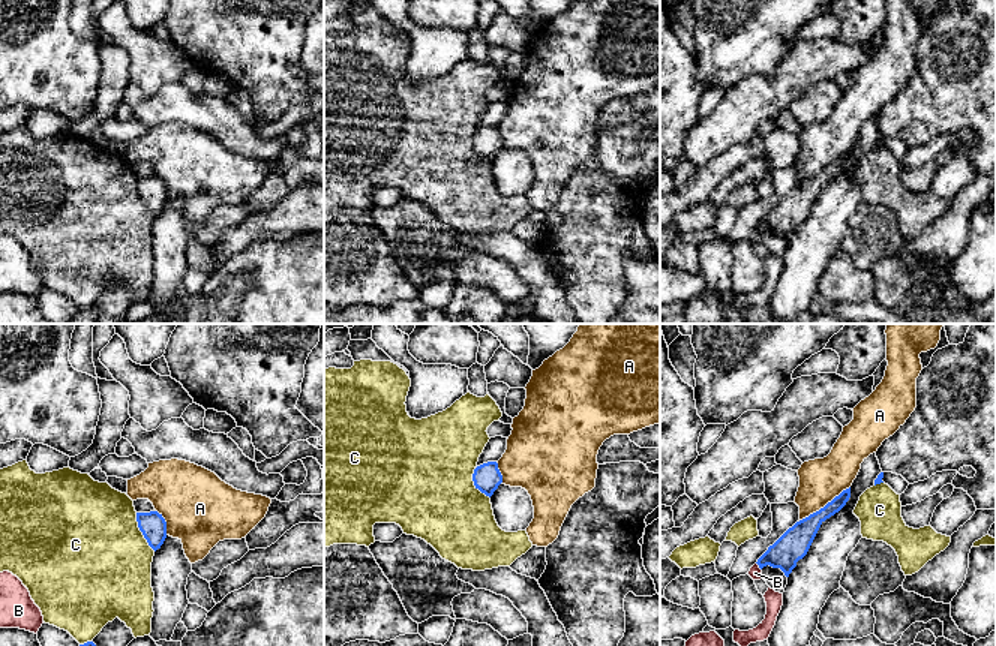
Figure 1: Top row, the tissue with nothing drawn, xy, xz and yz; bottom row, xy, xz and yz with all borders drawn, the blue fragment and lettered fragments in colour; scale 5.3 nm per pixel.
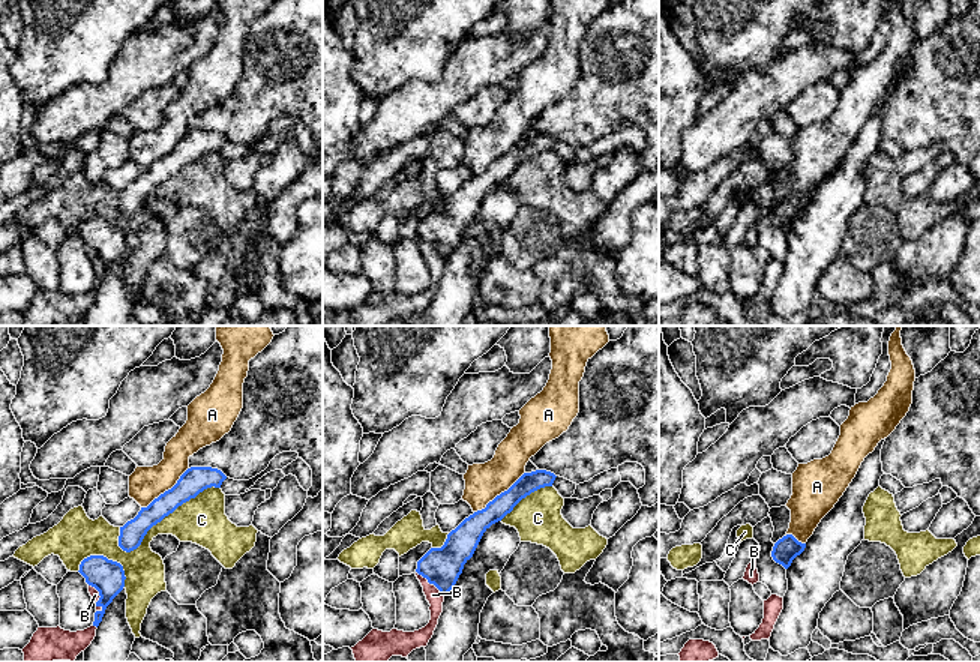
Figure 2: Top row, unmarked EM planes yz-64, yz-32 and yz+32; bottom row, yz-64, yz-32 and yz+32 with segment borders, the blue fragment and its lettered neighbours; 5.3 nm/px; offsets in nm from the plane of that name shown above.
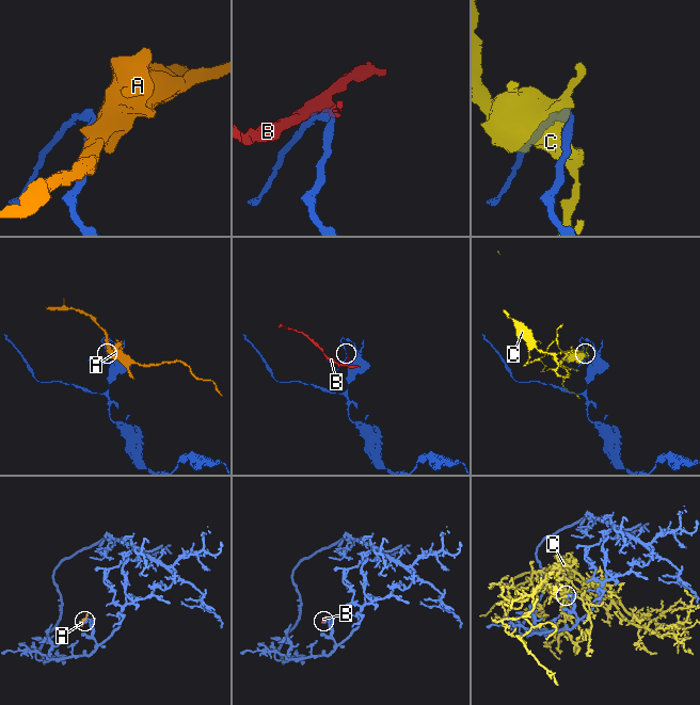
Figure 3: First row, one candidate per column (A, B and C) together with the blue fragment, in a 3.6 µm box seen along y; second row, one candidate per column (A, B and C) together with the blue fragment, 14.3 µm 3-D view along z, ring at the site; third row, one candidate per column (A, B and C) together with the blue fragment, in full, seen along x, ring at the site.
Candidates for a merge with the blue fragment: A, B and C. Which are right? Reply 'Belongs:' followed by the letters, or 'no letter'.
Belongs: no letter

